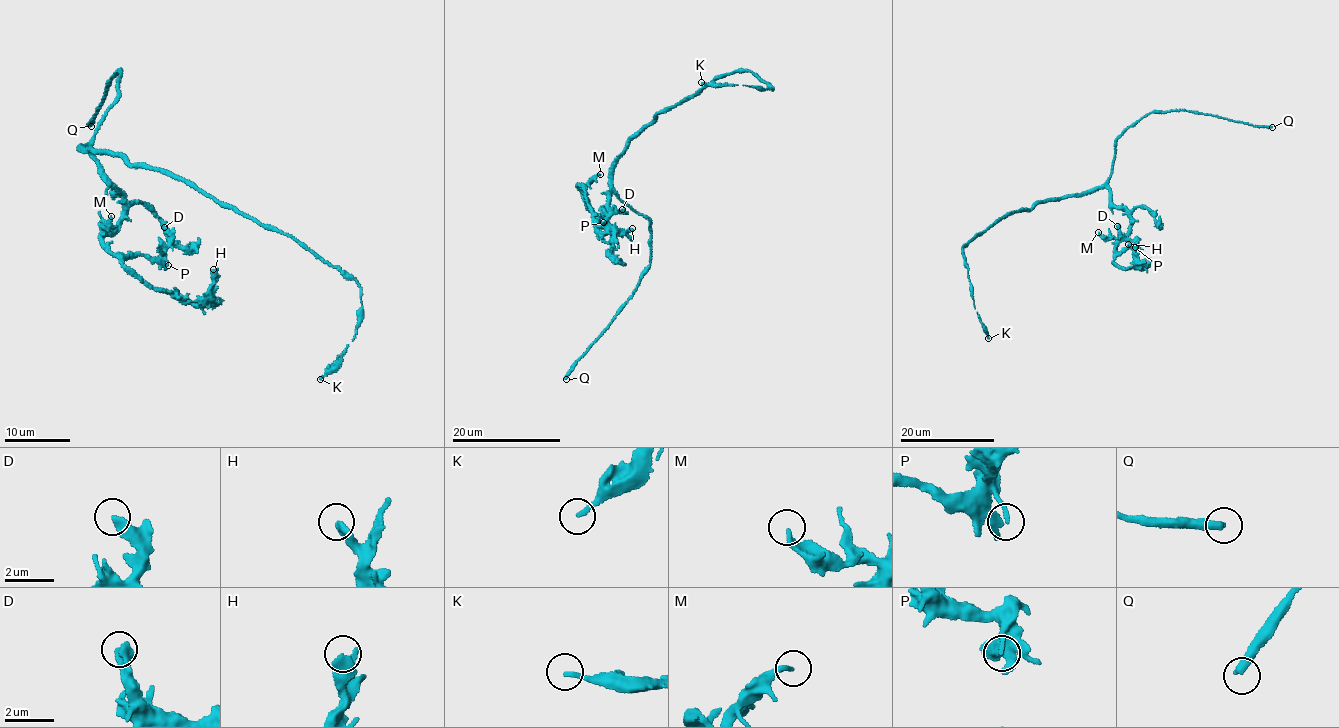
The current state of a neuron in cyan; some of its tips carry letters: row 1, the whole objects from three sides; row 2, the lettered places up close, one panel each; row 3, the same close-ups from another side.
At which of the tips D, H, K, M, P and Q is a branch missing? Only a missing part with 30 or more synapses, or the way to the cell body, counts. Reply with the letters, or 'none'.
Q

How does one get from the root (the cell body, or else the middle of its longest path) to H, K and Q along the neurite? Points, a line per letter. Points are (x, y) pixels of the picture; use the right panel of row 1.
H: (1037, 203), (1105, 186), (1130, 221), (1113, 260), (1141, 269), (1128, 244)
K: (1037, 203), (997, 219), (961, 247), (968, 267), (970, 295), (988, 338)
Q: (1037, 203), (1077, 197), (1103, 185), (1110, 174), (1116, 139), (1152, 112), (1194, 111), (1272, 127)

